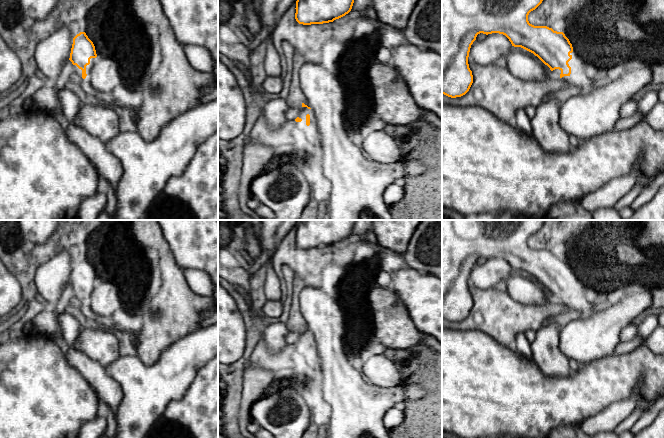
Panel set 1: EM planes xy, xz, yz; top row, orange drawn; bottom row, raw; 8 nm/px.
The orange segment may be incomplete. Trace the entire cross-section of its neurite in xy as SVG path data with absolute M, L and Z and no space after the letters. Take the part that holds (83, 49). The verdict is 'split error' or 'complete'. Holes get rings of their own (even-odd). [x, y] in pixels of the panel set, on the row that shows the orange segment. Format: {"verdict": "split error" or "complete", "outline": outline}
{"verdict": "split error", "outline": "M80 32L73 38L69 60L74 65L74 72L84 80L88 79L97 54L93 42L85 32Z"}

